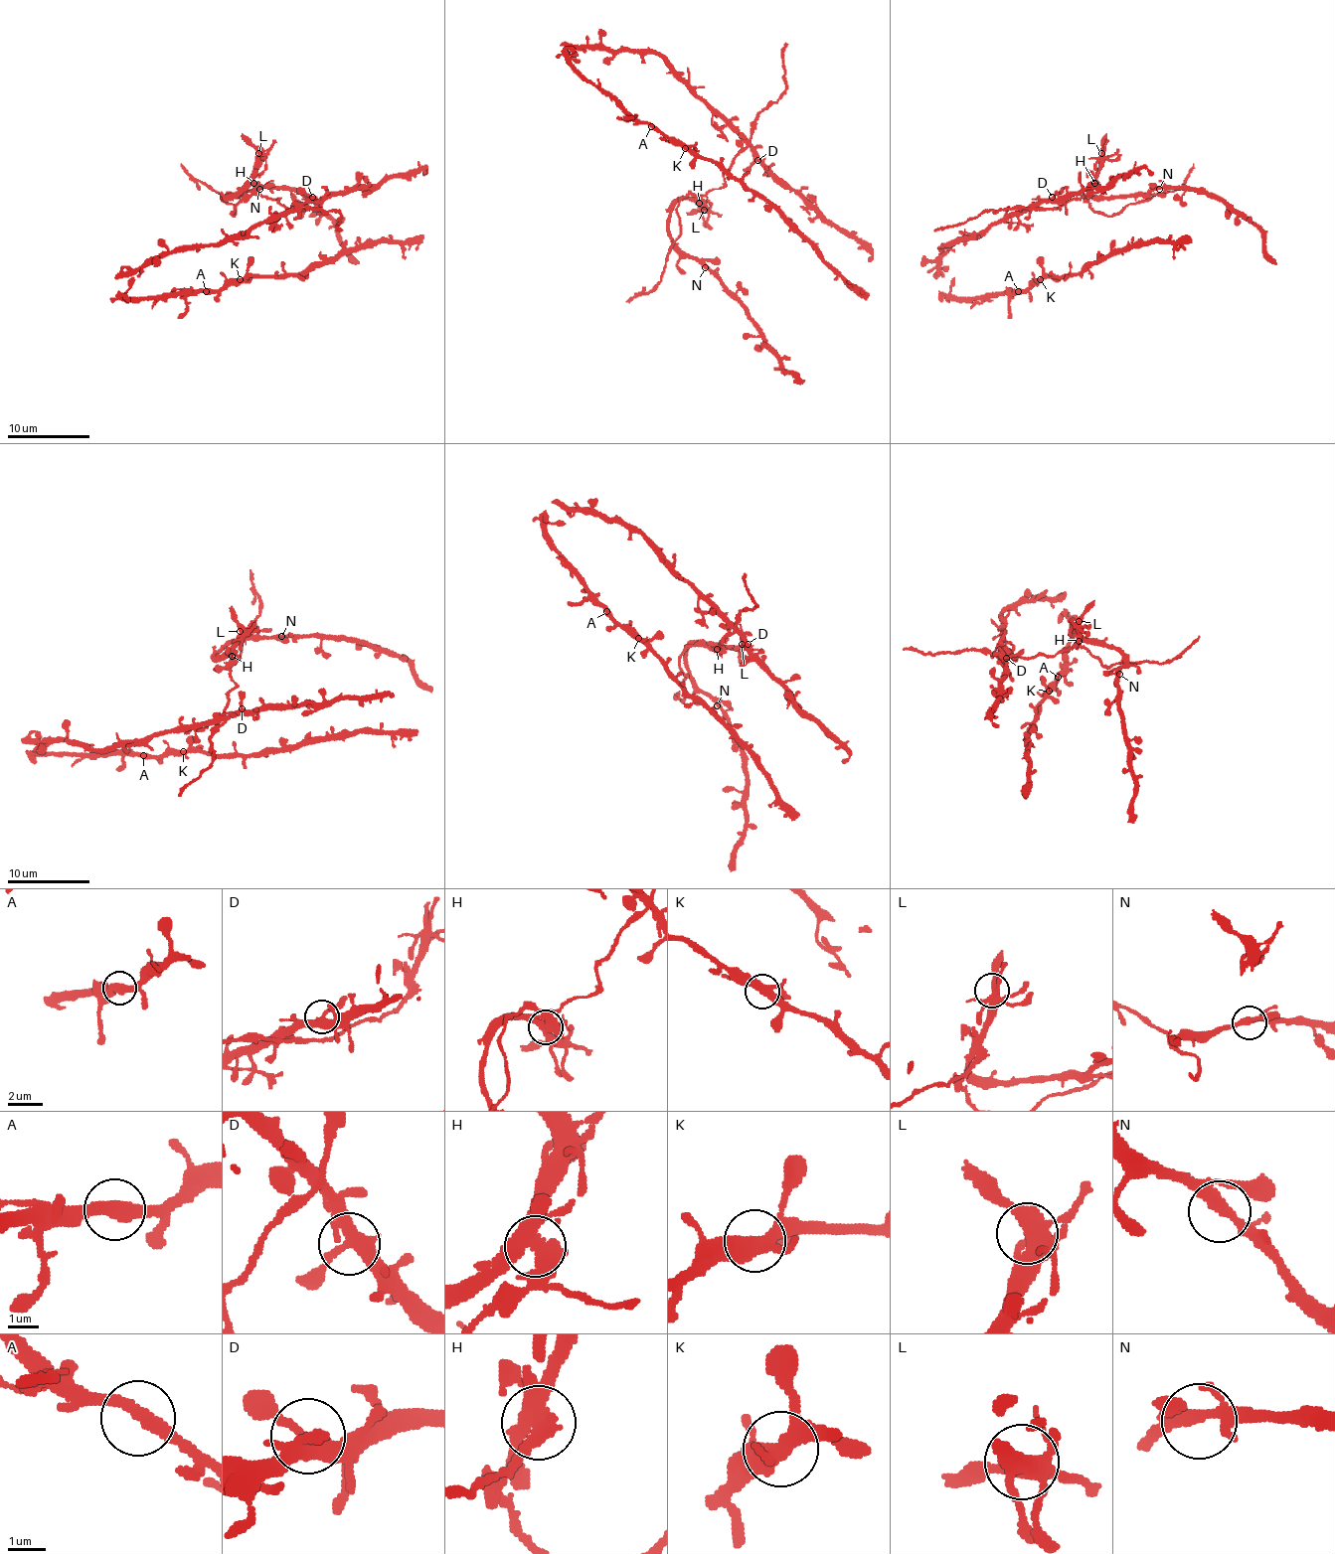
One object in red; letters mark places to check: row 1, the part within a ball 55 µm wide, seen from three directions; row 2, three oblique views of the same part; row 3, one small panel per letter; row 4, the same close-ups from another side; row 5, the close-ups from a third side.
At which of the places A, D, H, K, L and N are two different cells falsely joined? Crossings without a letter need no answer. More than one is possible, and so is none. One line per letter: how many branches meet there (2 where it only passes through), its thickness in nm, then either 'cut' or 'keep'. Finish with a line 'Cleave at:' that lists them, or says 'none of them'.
A: 2 | 400 nm | keep
D: 3 | 380 nm | keep
H: 5 | 420 nm | cut
K: 3 | 400 nm | keep
L: 6 | 400 nm | keep
N: 3 | 280 nm | keep
Cleave at: H

